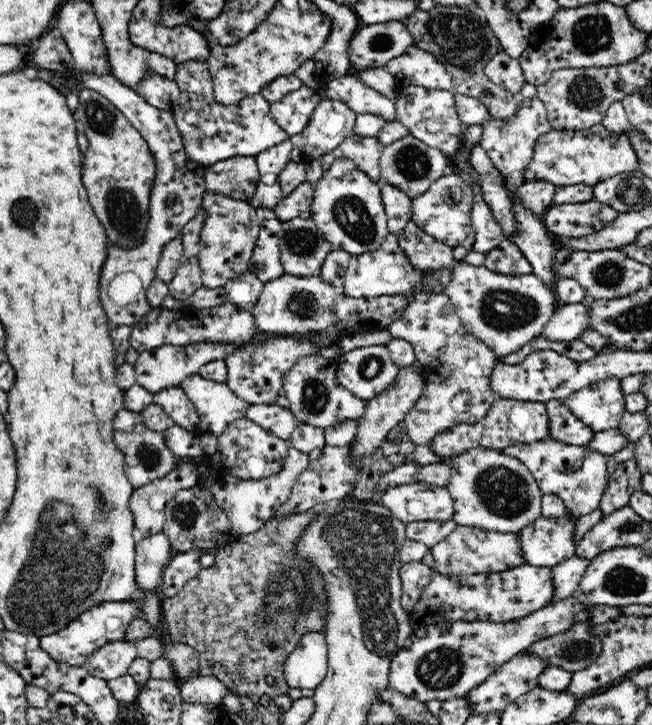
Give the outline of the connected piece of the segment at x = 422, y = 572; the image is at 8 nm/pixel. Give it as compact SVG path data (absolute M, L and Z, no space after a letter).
M408 562L400 567L399 573L402 585L400 604L407 612L418 602L424 587L430 582L434 570L419 562Z

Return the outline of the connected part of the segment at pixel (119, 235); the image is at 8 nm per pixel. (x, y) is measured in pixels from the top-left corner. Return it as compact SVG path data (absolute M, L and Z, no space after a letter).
M88 89L79 91L80 106L74 111L75 127L84 129L90 146L83 156L82 182L88 190L90 204L94 206L96 217L105 228L107 237L112 243L124 249L137 247L144 238L148 222L150 222L150 193L156 178L156 163L154 155L148 149L148 143L143 136L130 124L130 121L113 104L103 98L99 92Z

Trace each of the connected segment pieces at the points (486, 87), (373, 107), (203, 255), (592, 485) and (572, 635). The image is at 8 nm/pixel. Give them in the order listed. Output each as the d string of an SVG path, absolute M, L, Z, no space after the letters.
M438 4L429 11L416 9L414 14L401 21L412 35L413 44L433 54L446 67L447 72L452 75L454 92L478 99L489 110L490 116L494 120L506 120L506 118L516 114L518 108L520 108L519 97L508 93L497 84L494 84L486 76L484 70L485 64L490 62L490 59L498 51L502 51L500 41L489 27L486 18L481 14L471 12L469 9L466 10L459 6L442 6Z
M357 73L328 81L326 96L328 99L345 102L358 115L375 114L387 123L396 118L395 101L364 84Z
M206 191L202 197L201 208L206 220L200 231L200 256L203 287L222 288L228 282L248 272L256 237L261 229L261 215L250 201L238 200L220 193Z
M546 438L545 441L512 444L501 450L517 458L534 475L542 494L556 494L562 498L567 512L581 517L599 508L599 502L608 486L607 456L589 448Z
M576 622L572 628L549 638L540 640L532 644L526 653L538 657L548 665L548 667L558 667L572 674L578 670L584 670L592 665L602 654L602 641L590 633L590 626L584 622Z

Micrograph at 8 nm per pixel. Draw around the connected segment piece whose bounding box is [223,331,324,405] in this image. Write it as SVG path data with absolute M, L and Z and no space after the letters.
M324 331L306 333L297 337L274 334L273 337L263 341L251 339L223 360L227 368L225 383L238 398L249 405L274 403L276 397L282 394L284 372L290 370L302 356L314 355L316 352L314 333L324 334Z

